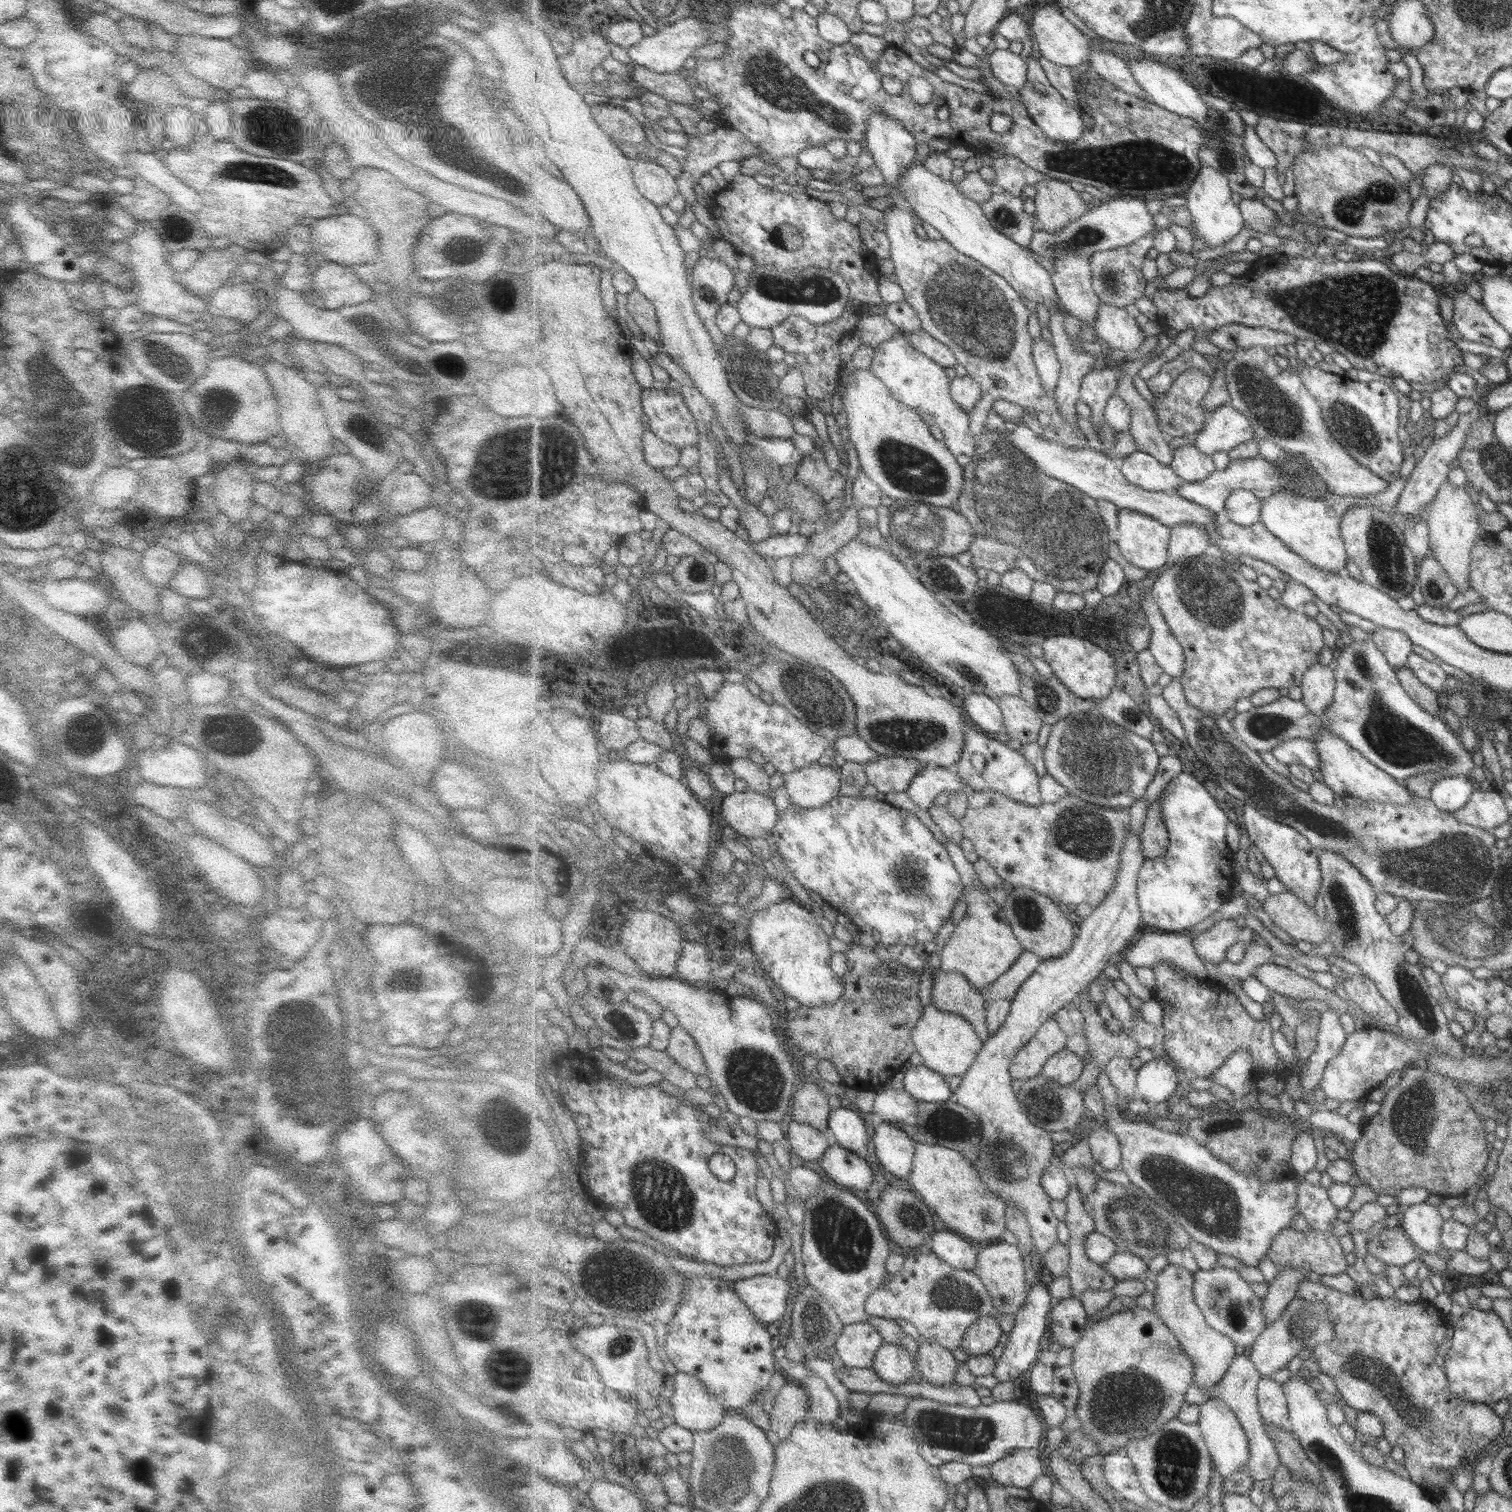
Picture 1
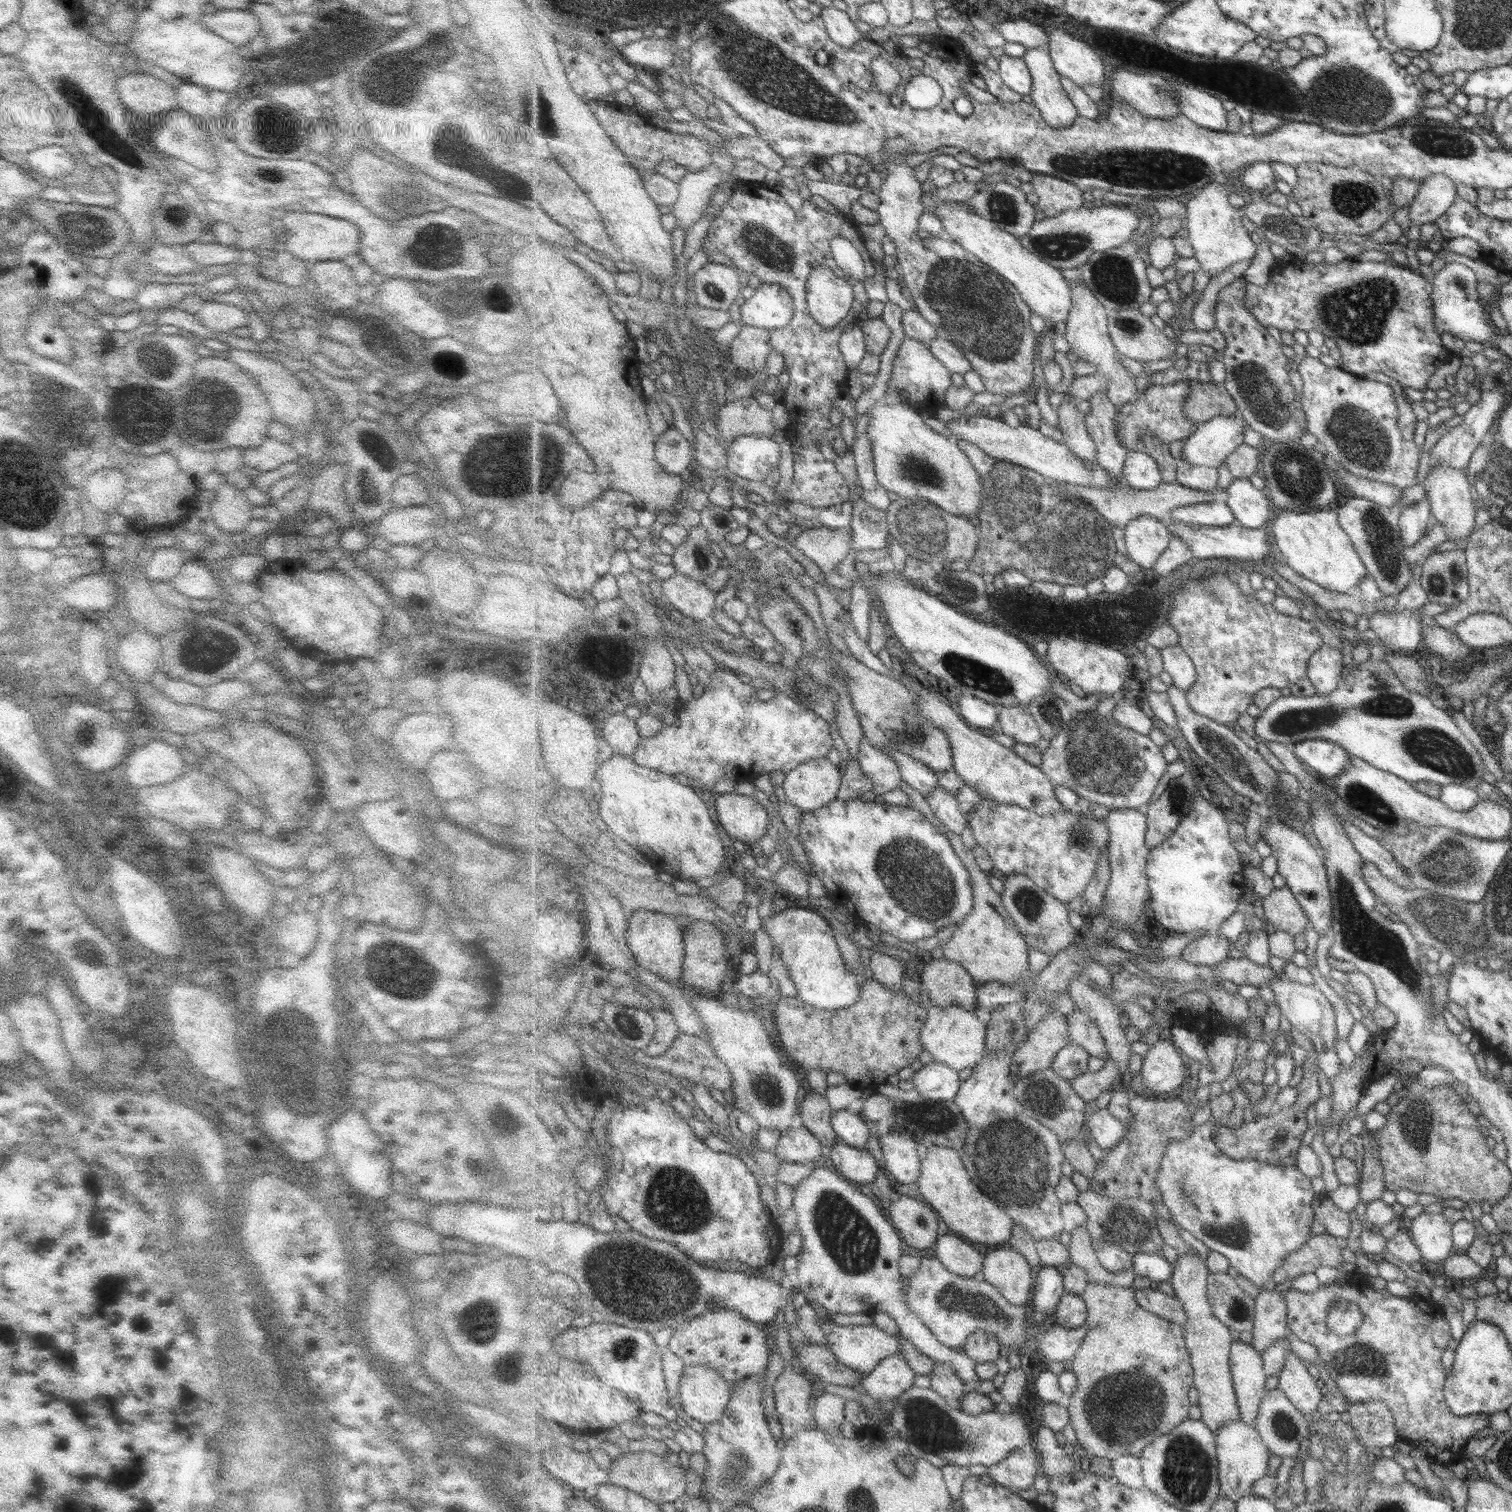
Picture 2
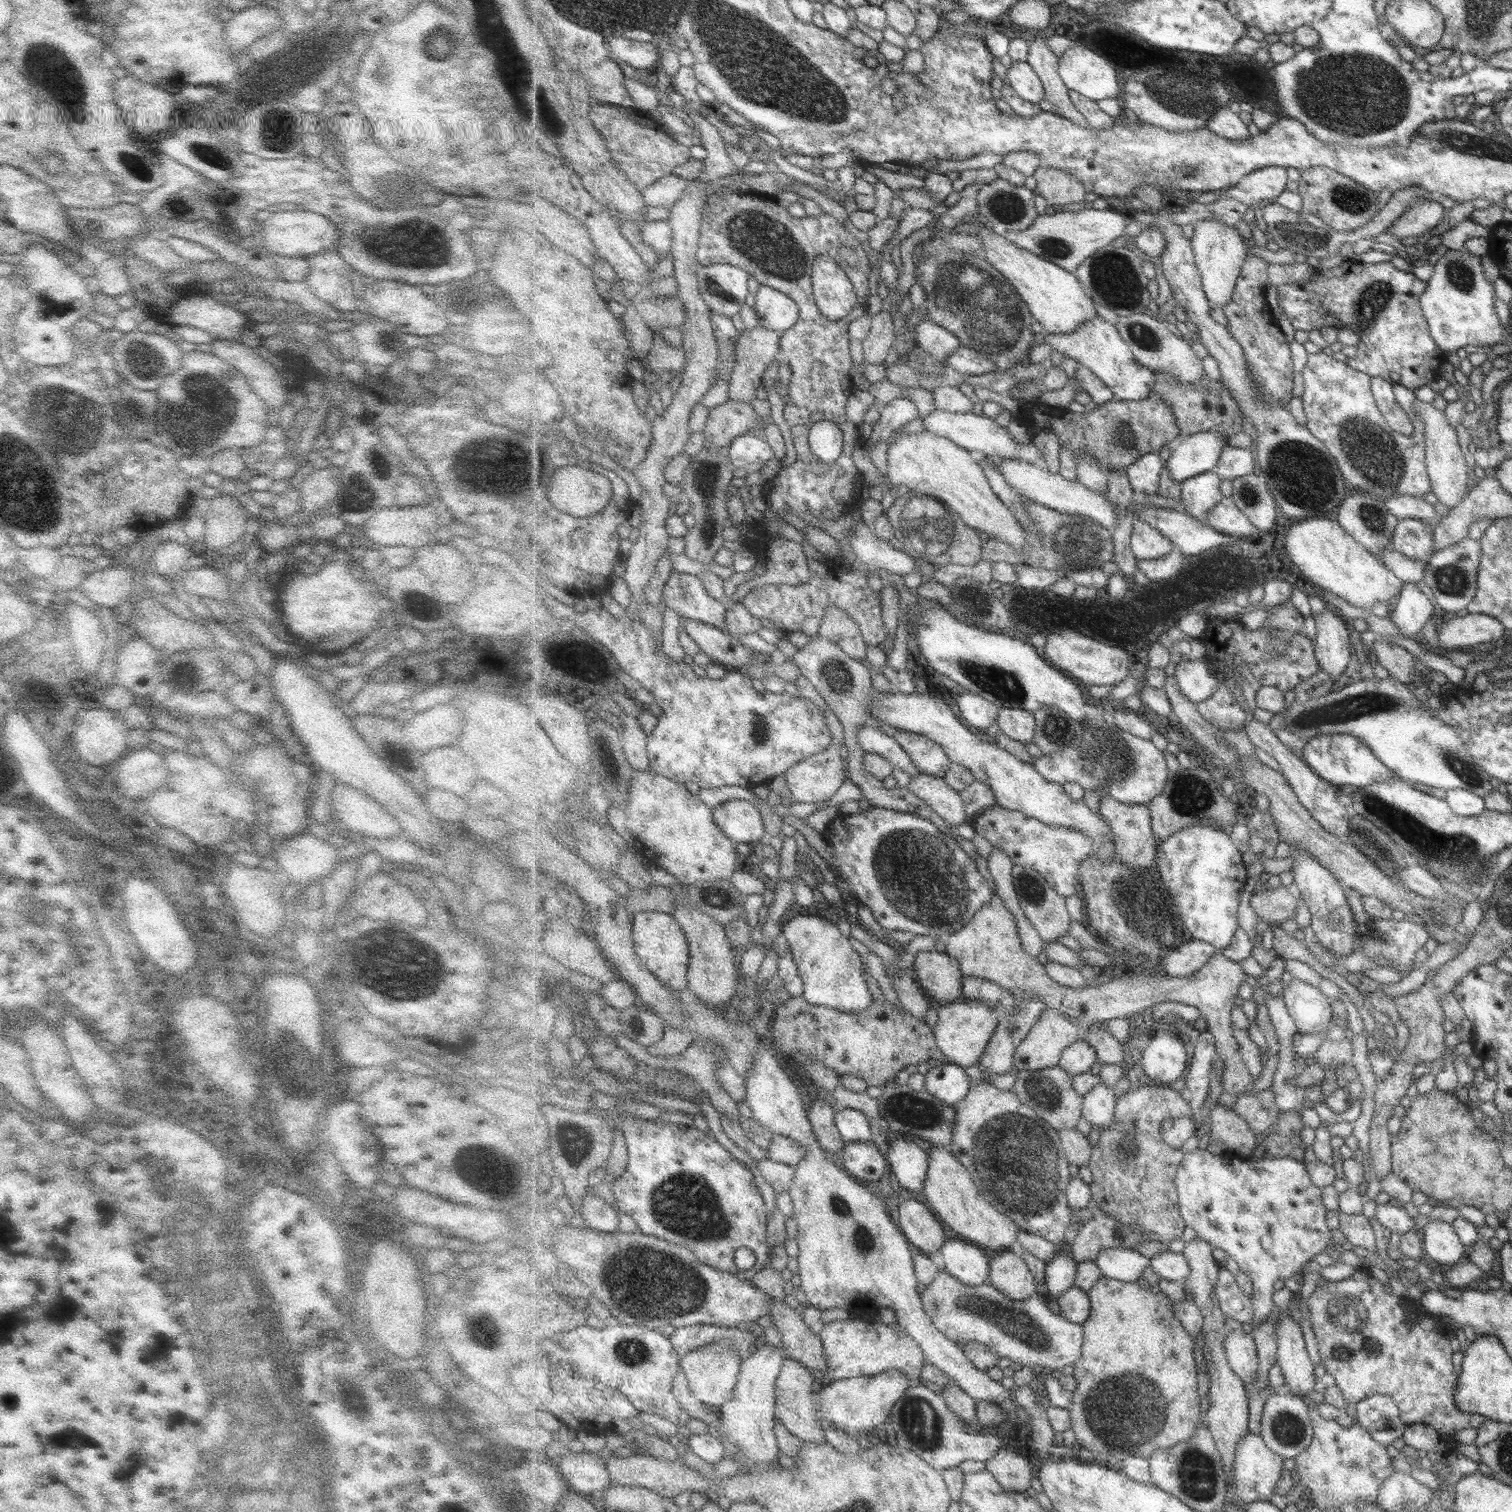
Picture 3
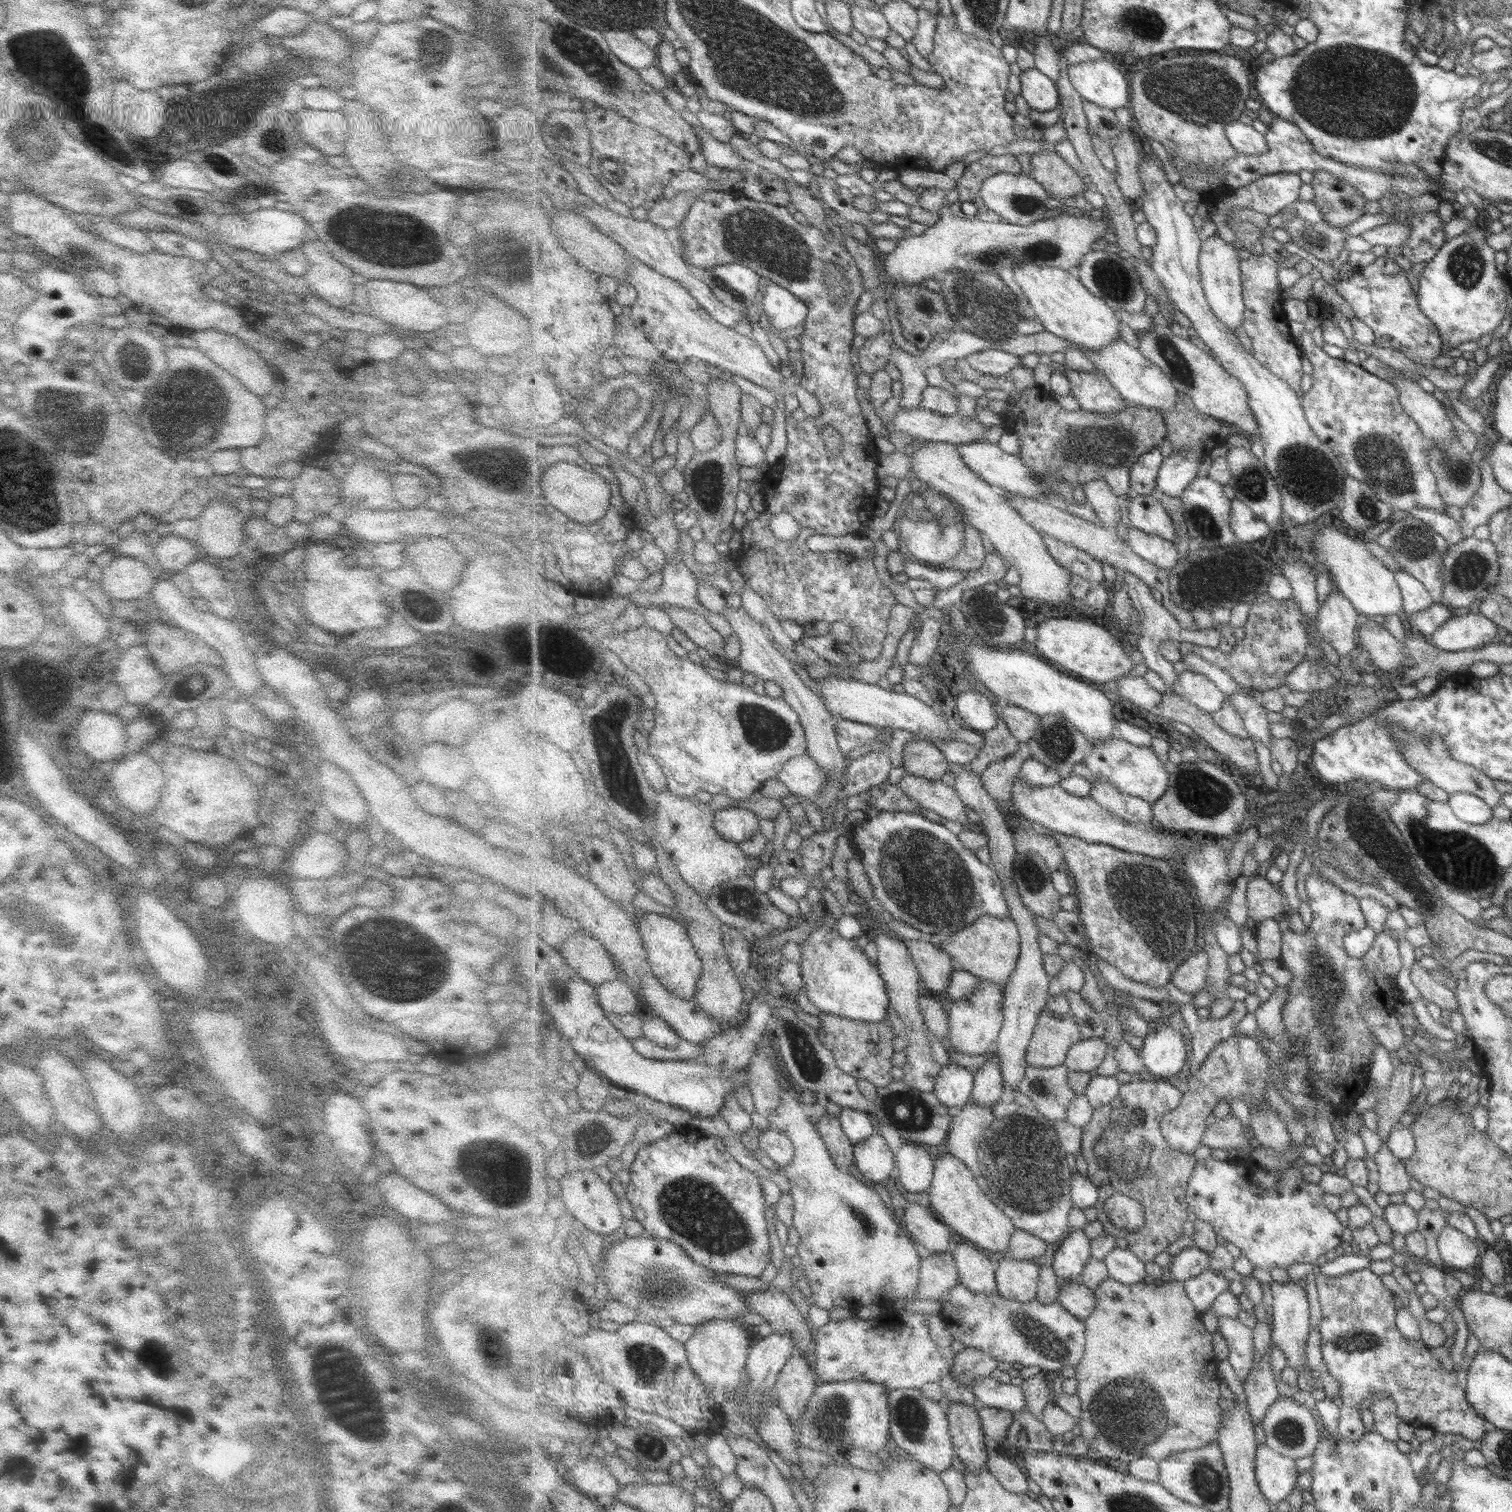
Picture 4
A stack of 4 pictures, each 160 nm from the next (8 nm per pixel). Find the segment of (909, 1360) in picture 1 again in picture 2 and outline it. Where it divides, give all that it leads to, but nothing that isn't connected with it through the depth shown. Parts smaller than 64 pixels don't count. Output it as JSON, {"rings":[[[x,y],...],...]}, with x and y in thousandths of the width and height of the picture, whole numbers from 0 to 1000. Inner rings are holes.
{"rings":[[[597,896],[589,897],[573,909],[569,917],[578,927],[593,926],[604,917],[605,910],[606,908]]]}

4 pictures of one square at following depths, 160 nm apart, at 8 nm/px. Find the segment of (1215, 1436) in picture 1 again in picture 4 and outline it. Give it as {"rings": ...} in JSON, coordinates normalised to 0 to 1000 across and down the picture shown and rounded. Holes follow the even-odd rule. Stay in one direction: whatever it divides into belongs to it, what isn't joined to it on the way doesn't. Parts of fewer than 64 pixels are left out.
{"rings":[[[833,956],[831,962],[831,974],[834,987],[841,995],[851,993],[859,979],[856,965],[849,963],[837,956]]]}

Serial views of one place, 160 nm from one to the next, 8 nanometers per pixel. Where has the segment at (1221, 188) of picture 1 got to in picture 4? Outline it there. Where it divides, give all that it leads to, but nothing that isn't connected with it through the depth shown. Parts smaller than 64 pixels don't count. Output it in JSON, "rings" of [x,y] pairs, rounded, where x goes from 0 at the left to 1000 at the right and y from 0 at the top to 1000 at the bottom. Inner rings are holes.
{"rings":[[[802,155],[795,161],[795,168],[794,169],[795,188],[801,205],[814,219],[821,216],[823,210],[824,210],[824,199],[821,187],[821,172],[819,171],[818,165],[817,161],[812,161],[807,157]]]}

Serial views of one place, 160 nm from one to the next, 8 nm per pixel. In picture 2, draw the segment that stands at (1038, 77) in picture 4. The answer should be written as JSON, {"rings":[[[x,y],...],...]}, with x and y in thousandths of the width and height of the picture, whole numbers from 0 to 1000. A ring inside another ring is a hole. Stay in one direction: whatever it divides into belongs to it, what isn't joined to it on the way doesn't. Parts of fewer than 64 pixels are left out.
{"rings":[[[665,35],[661,40],[660,49],[669,60],[677,63],[683,62],[684,53],[679,40],[677,39],[671,38]]]}

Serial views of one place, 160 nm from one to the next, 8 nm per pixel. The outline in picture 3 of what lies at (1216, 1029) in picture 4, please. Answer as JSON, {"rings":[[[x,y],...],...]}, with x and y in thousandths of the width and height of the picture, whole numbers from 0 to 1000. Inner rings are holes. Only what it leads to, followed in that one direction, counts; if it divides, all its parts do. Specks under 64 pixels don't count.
{"rings":[[[800,681],[796,682],[790,687],[789,695],[787,706],[781,723],[787,729],[792,743],[796,745],[794,733],[797,731],[798,725],[800,725],[802,708],[806,698],[804,685]]]}

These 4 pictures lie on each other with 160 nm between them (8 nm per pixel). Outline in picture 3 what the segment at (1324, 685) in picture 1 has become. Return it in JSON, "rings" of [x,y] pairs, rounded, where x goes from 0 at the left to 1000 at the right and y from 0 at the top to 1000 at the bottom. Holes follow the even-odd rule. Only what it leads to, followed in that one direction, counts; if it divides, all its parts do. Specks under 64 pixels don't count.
{"rings":[[[878,401],[870,410],[871,421],[869,429],[874,444],[884,448],[894,437],[894,419],[891,417],[891,410],[885,407],[884,403]]]}

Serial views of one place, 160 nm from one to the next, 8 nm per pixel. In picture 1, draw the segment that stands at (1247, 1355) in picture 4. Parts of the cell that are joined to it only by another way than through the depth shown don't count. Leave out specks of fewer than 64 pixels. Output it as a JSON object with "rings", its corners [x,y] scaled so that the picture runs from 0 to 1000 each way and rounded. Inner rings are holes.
{"rings":[[[821,896],[816,899],[813,907],[809,911],[809,913],[803,917],[803,918],[795,918],[789,915],[785,918],[784,922],[784,928],[796,929],[800,925],[805,925],[810,927],[813,931],[816,932],[816,935],[819,937],[822,946],[824,948],[825,952],[827,953],[827,965],[825,968],[825,972],[827,974],[827,976],[830,979],[841,978],[845,974],[845,971],[847,970],[848,966],[843,954],[841,952],[838,948],[837,942],[834,939],[833,935],[833,927],[831,927],[831,917],[835,913],[833,906],[830,905],[830,902],[827,900],[827,897]]]}

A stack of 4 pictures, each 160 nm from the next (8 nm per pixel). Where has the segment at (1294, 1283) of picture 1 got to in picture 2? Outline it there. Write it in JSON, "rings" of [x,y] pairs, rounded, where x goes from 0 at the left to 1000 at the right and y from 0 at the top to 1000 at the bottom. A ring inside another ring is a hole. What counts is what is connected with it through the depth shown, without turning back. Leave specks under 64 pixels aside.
{"rings":[[[834,853],[831,859],[831,872],[827,890],[834,896],[845,887],[850,887],[853,882],[849,856],[850,854]]]}

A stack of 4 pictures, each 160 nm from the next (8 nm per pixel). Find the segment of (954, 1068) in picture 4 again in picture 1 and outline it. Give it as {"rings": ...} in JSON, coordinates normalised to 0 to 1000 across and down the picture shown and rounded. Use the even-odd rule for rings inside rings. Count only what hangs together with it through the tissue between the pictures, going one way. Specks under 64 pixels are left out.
{"rings":[[[612,704],[603,705],[597,716],[599,721],[610,729],[624,729],[632,726],[629,718],[626,717],[626,712]]]}

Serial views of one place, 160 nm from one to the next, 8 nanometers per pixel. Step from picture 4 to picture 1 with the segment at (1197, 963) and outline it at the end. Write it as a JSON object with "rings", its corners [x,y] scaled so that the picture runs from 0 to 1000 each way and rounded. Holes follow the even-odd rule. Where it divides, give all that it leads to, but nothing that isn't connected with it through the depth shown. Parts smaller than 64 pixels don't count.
{"rings":[[[817,608],[808,608],[790,620],[790,629],[796,636],[806,638],[811,636],[813,626],[820,623],[821,615]]]}

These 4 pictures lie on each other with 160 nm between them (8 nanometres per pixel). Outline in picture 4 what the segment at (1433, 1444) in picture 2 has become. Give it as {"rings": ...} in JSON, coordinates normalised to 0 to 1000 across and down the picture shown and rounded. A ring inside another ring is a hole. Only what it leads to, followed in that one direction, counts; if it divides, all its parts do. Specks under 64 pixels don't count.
{"rings":[[[905,839],[898,840],[894,843],[881,845],[873,841],[870,843],[870,850],[874,856],[875,864],[875,874],[874,874],[874,896],[878,907],[886,915],[886,940],[886,949],[890,953],[900,953],[904,949],[901,937],[900,937],[900,927],[903,927],[909,921],[919,920],[921,925],[924,928],[925,936],[929,941],[938,945],[940,943],[945,944],[950,948],[966,950],[973,954],[979,953],[982,949],[983,939],[978,937],[972,931],[972,928],[968,925],[968,919],[962,909],[956,907],[950,899],[946,897],[946,891],[940,886],[931,886],[923,877],[923,856],[916,852],[913,844],[908,843]]]}

